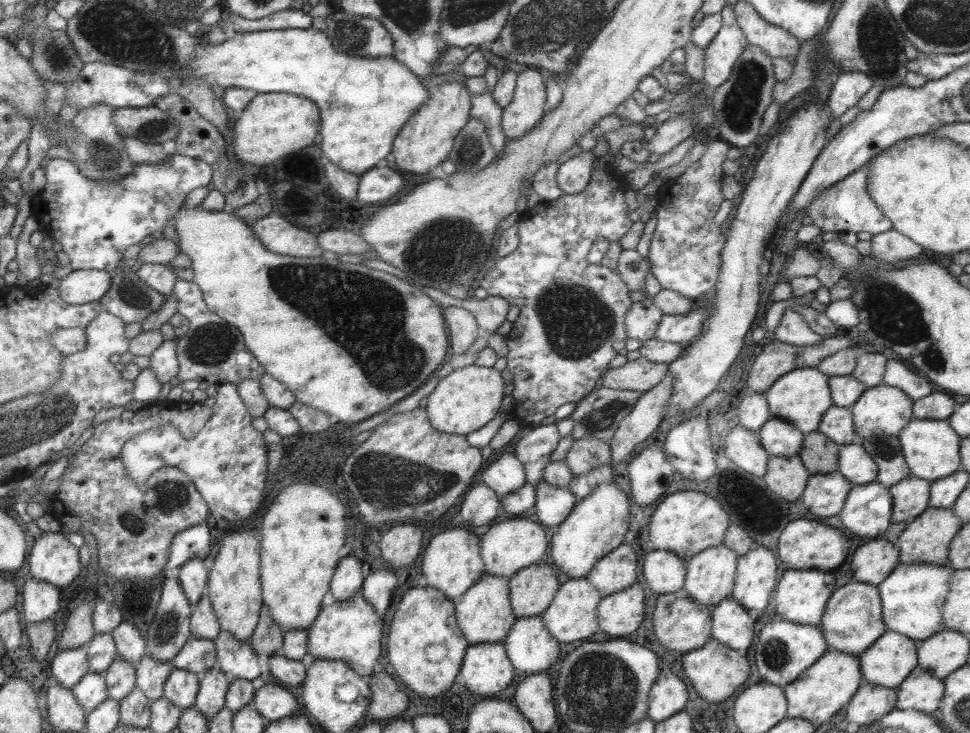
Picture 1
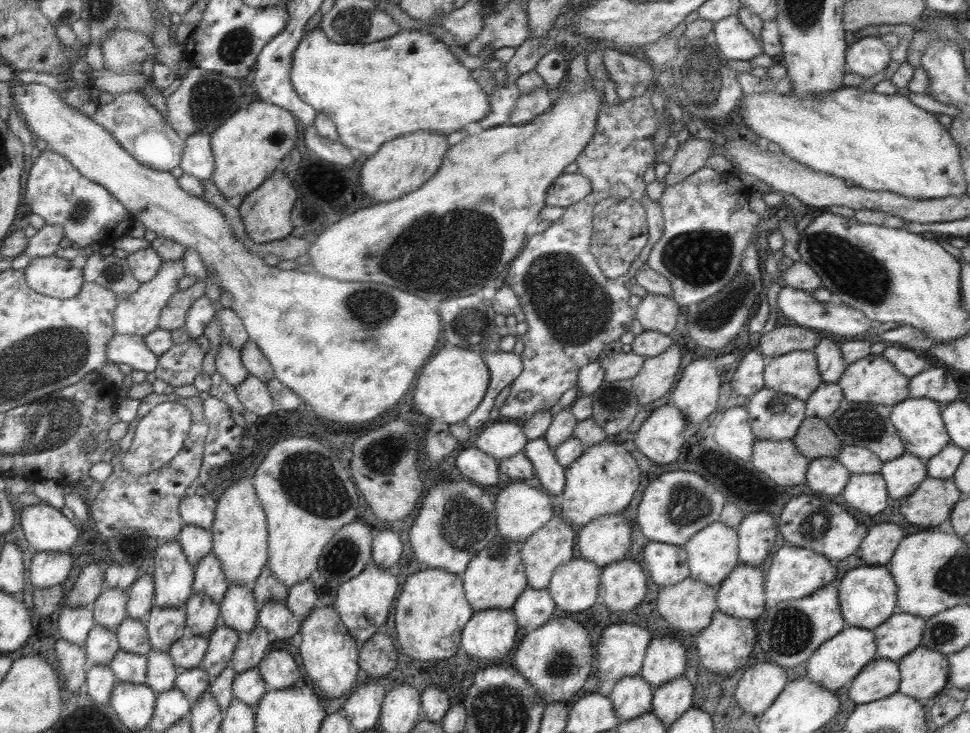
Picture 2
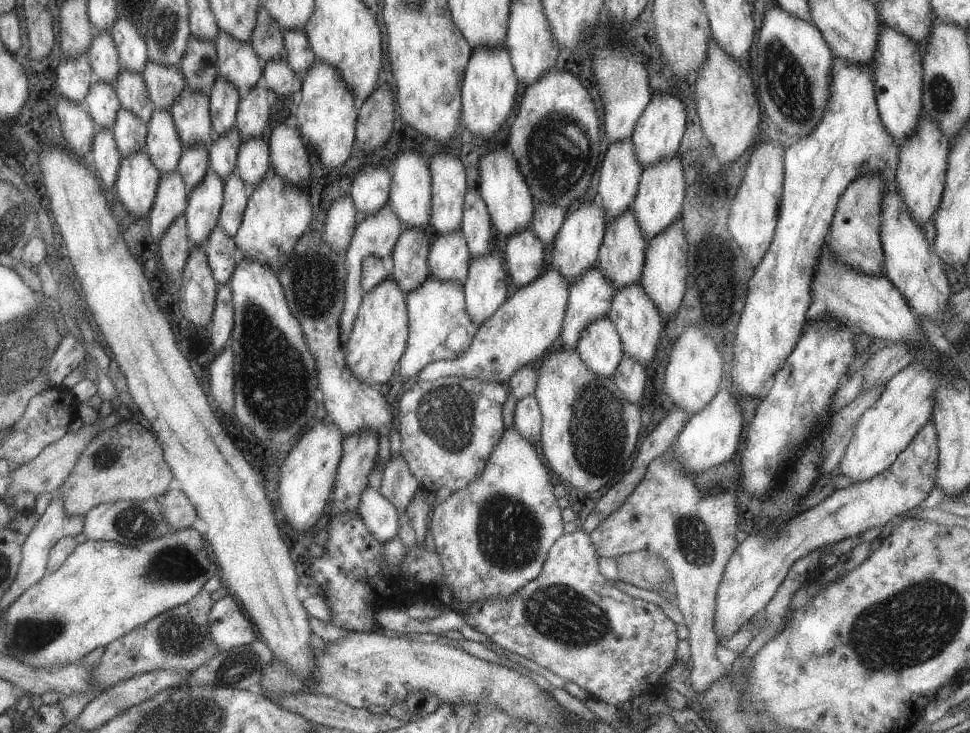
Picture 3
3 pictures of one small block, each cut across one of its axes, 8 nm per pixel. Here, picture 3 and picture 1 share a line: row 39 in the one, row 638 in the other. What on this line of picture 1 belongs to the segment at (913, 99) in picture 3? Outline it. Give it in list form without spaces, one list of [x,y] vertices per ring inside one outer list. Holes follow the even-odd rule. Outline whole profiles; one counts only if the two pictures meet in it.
[[[885,631],[858,655],[862,681],[897,690],[917,667],[918,642],[897,632]]]

